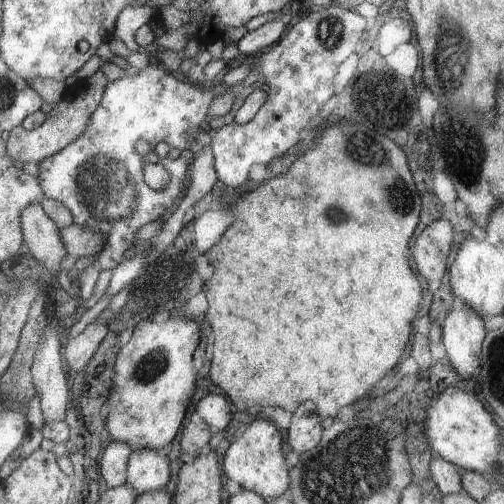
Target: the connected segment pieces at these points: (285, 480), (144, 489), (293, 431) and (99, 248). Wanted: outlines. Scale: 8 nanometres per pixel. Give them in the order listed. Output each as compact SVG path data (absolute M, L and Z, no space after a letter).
M257 418L225 452L223 456L225 476L237 482L245 492L255 492L263 500L275 500L289 494L289 468L285 464L283 438L277 424Z
M137 450L129 460L127 484L135 490L137 496L161 492L171 480L169 464L171 462L165 452Z
M303 402L297 412L293 412L291 426L289 426L289 446L297 452L303 454L307 450L313 450L321 438L323 438L323 426L321 418L317 414L315 402Z
M73 224L71 228L63 228L61 234L69 248L71 260L79 256L89 256L89 254L101 254L107 246L107 240L111 240L103 230L97 230L91 224L89 226Z

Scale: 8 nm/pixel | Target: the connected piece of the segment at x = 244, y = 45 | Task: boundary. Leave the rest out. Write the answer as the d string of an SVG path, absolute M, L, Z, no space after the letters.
M285 12L281 20L275 20L275 22L269 22L265 26L261 26L259 30L255 32L249 32L241 42L239 42L239 50L241 50L241 58L237 60L227 60L225 66L235 70L237 66L245 64L245 60L249 56L257 56L257 54L265 54L269 52L273 46L277 46L281 42L281 38L287 34L287 24L291 22L293 18L293 12Z

